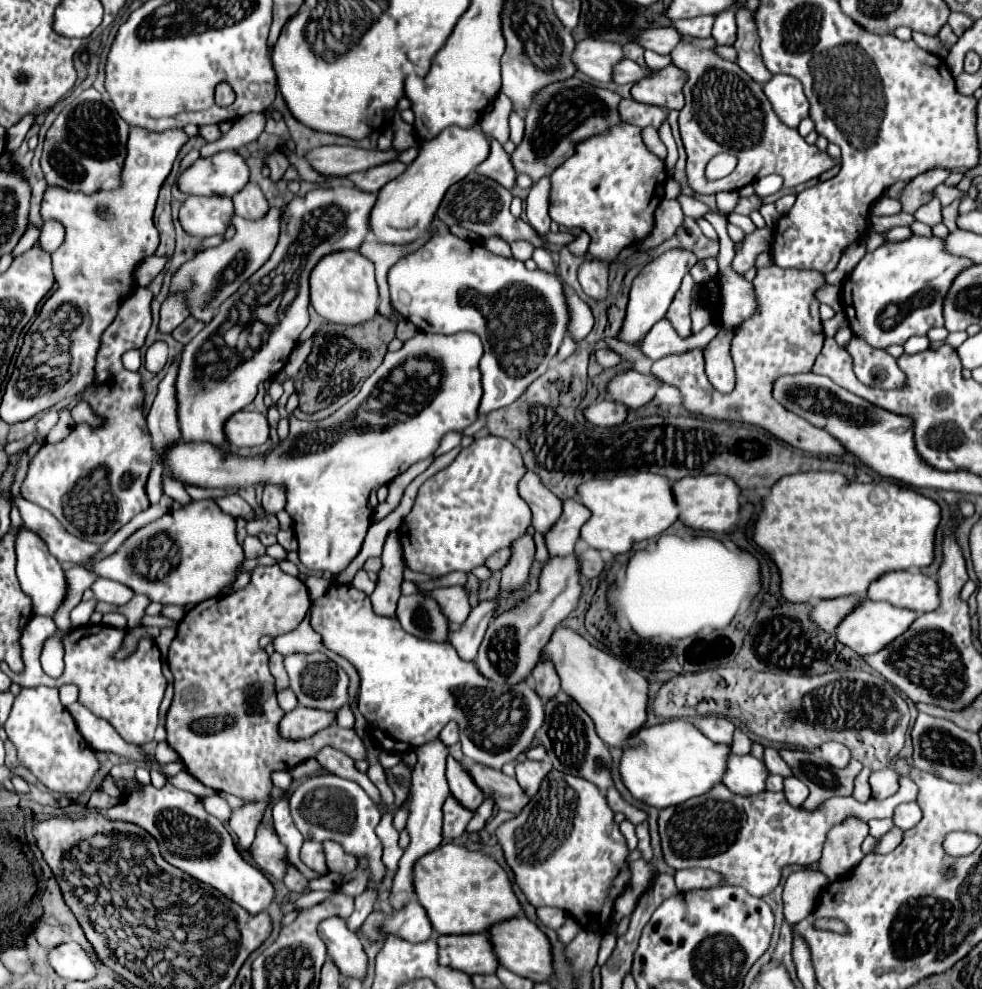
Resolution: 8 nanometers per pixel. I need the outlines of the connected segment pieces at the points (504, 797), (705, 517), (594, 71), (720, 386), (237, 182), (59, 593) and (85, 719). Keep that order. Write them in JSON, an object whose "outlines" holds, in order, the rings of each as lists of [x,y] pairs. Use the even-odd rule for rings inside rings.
{"outlines":[[[[461,761],[461,763],[465,771],[471,775],[473,783],[485,793],[485,797],[491,797],[499,809],[517,815],[529,803],[529,797],[525,795],[525,791],[521,791],[519,783],[513,777],[507,777],[499,769],[485,767],[481,763],[473,761]]],[[[695,475],[673,481],[673,497],[679,507],[679,521],[691,529],[725,531],[739,515],[739,487],[725,475]]],[[[583,39],[575,45],[571,61],[575,69],[585,73],[587,77],[609,83],[611,67],[621,59],[623,59],[621,45],[599,41],[599,39]]],[[[721,327],[717,337],[705,347],[705,373],[709,383],[719,393],[733,391],[733,361],[729,355],[731,335],[733,335],[731,329]]],[[[221,151],[211,157],[199,157],[189,169],[179,173],[177,177],[177,187],[185,195],[199,195],[199,197],[213,197],[213,195],[223,195],[223,197],[233,197],[241,187],[249,181],[249,167],[243,161],[241,155],[235,151]]],[[[25,529],[17,533],[15,547],[17,547],[17,577],[21,583],[21,589],[31,599],[33,615],[53,617],[67,595],[67,577],[61,569],[61,563],[53,559],[49,551],[45,551],[45,545],[41,543],[41,539],[37,539],[37,535],[29,535],[29,531]]],[[[73,703],[67,707],[71,717],[75,719],[75,725],[79,727],[79,733],[83,739],[87,739],[87,743],[97,749],[97,751],[111,751],[117,755],[125,755],[131,757],[139,763],[143,763],[143,753],[137,745],[131,745],[127,741],[123,741],[117,731],[105,721],[95,717],[89,709],[85,709],[81,703]]]]}

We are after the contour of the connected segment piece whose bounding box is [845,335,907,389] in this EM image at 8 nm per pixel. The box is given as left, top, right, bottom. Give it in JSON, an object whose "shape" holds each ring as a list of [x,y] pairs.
{"shape":[[[855,335],[845,345],[845,351],[851,355],[855,375],[861,383],[879,389],[899,389],[905,385],[907,377],[897,367],[897,361],[889,353],[871,347],[869,343]]]}

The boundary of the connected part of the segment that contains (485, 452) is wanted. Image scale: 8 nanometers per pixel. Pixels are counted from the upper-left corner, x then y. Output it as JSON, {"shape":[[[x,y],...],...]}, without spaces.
{"shape":[[[495,435],[475,439],[449,467],[441,469],[421,485],[411,513],[397,529],[405,565],[415,573],[443,577],[451,571],[471,571],[473,567],[483,565],[485,559],[493,555],[493,551],[509,547],[509,543],[519,539],[521,533],[525,533],[531,525],[531,511],[517,495],[517,483],[525,471],[527,469],[523,465],[521,453],[509,439]]]}

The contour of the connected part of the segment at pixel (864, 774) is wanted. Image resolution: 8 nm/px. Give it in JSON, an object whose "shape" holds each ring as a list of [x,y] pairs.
{"shape":[[[863,769],[857,779],[855,779],[855,791],[853,791],[853,797],[861,803],[865,803],[869,797],[871,797],[871,787],[869,787],[869,775],[871,771],[869,769]]]}

